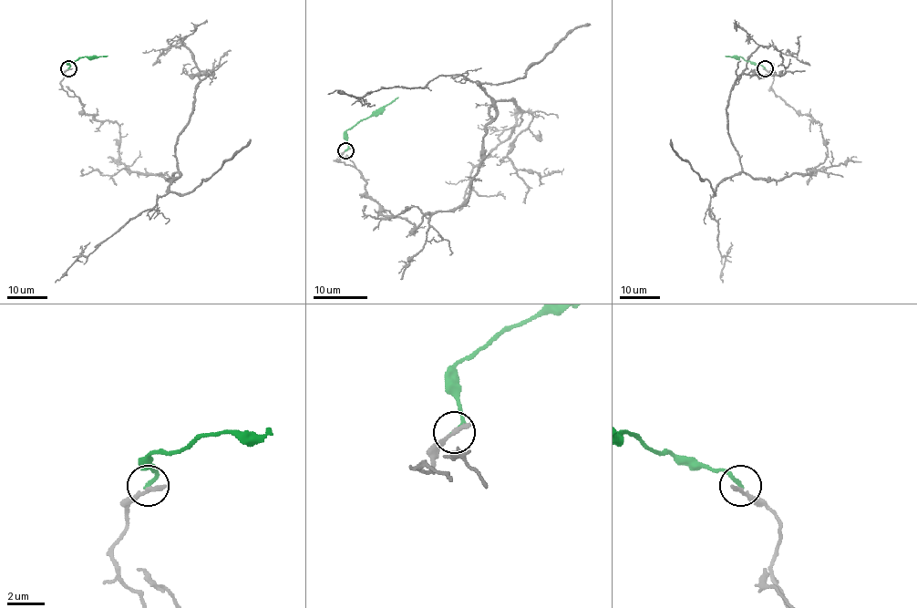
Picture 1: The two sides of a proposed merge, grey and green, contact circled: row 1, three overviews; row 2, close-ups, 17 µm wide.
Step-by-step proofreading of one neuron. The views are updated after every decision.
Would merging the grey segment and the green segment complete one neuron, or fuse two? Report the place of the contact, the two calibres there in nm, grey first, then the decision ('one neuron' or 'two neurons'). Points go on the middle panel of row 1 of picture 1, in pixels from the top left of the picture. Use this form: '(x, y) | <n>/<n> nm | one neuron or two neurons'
(345, 150) | 320/220 nm | two neurons

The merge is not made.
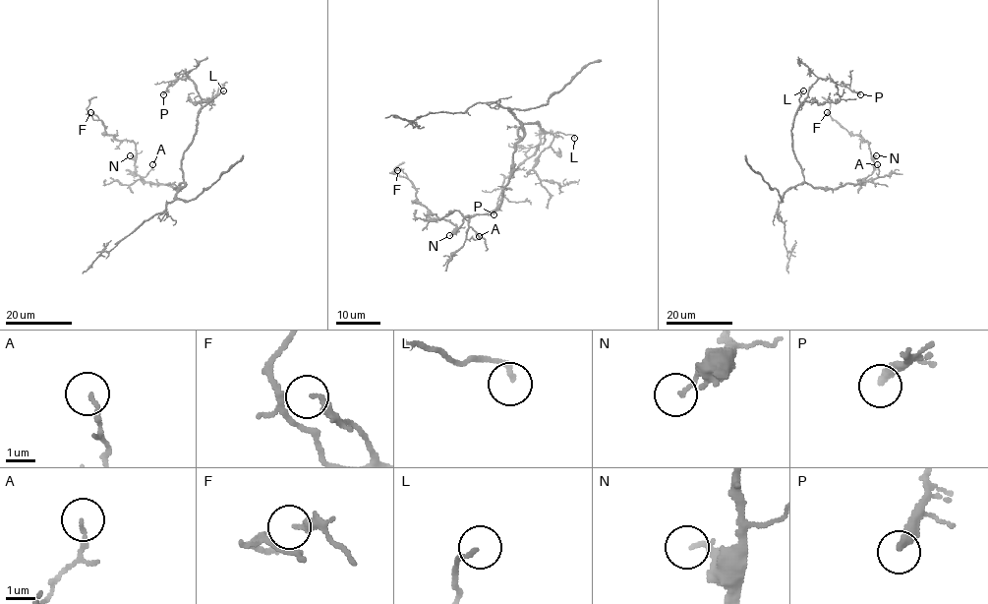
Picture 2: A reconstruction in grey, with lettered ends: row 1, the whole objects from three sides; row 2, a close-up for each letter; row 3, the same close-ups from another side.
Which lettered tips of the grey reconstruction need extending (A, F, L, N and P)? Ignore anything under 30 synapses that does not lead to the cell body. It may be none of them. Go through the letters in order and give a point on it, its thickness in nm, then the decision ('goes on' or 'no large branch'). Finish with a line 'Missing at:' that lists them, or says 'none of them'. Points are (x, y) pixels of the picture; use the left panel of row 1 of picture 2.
A: at (152, 164); 150 nm thick; no large branch
F: at (90, 112); 240 nm thick; no large branch
L: at (223, 90); 150 nm thick; no large branch
N: at (130, 155); 130 nm thick; no large branch
P: at (163, 94); 320 nm thick; goes on
Missing at: P

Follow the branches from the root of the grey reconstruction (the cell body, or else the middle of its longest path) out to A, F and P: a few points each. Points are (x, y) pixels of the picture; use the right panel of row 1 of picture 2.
A: (822, 188), (838, 189), (846, 184), (871, 181), (879, 177), (877, 164)
F: (822, 188), (838, 189), (846, 184), (859, 184), (873, 172), (874, 166), (868, 143), (842, 128), (827, 112)
P: (822, 188), (813, 188), (804, 180), (792, 149), (791, 129), (796, 110), (819, 78), (829, 78), (860, 94)

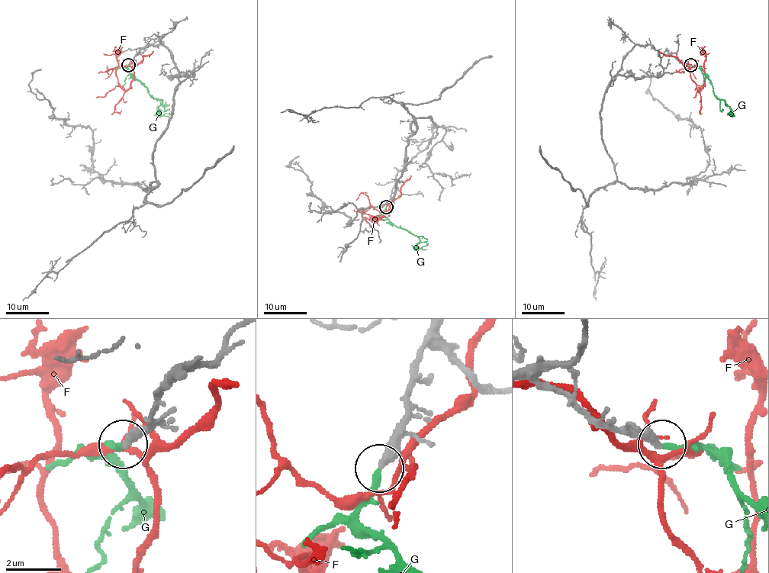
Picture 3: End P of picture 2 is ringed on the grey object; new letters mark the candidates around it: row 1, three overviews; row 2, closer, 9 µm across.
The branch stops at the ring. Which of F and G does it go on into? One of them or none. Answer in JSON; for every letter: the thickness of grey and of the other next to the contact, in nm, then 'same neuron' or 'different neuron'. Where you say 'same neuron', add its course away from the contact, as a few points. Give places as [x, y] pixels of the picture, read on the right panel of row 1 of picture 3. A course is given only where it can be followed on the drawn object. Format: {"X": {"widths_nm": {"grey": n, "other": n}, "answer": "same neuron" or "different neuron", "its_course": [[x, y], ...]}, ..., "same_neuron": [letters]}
{"F": {"widths_nm": {"grey": 340, "other": 180}, "answer": "different neuron"}, "G": {"widths_nm": {"grey": 360, "other": 180}, "answer": "same neuron", "its_course": [[690, 65], [698, 67], [713, 88], [713, 93], [731, 107], [731, 114], [727, 113]]}, "same_neuron": ["G"]}

